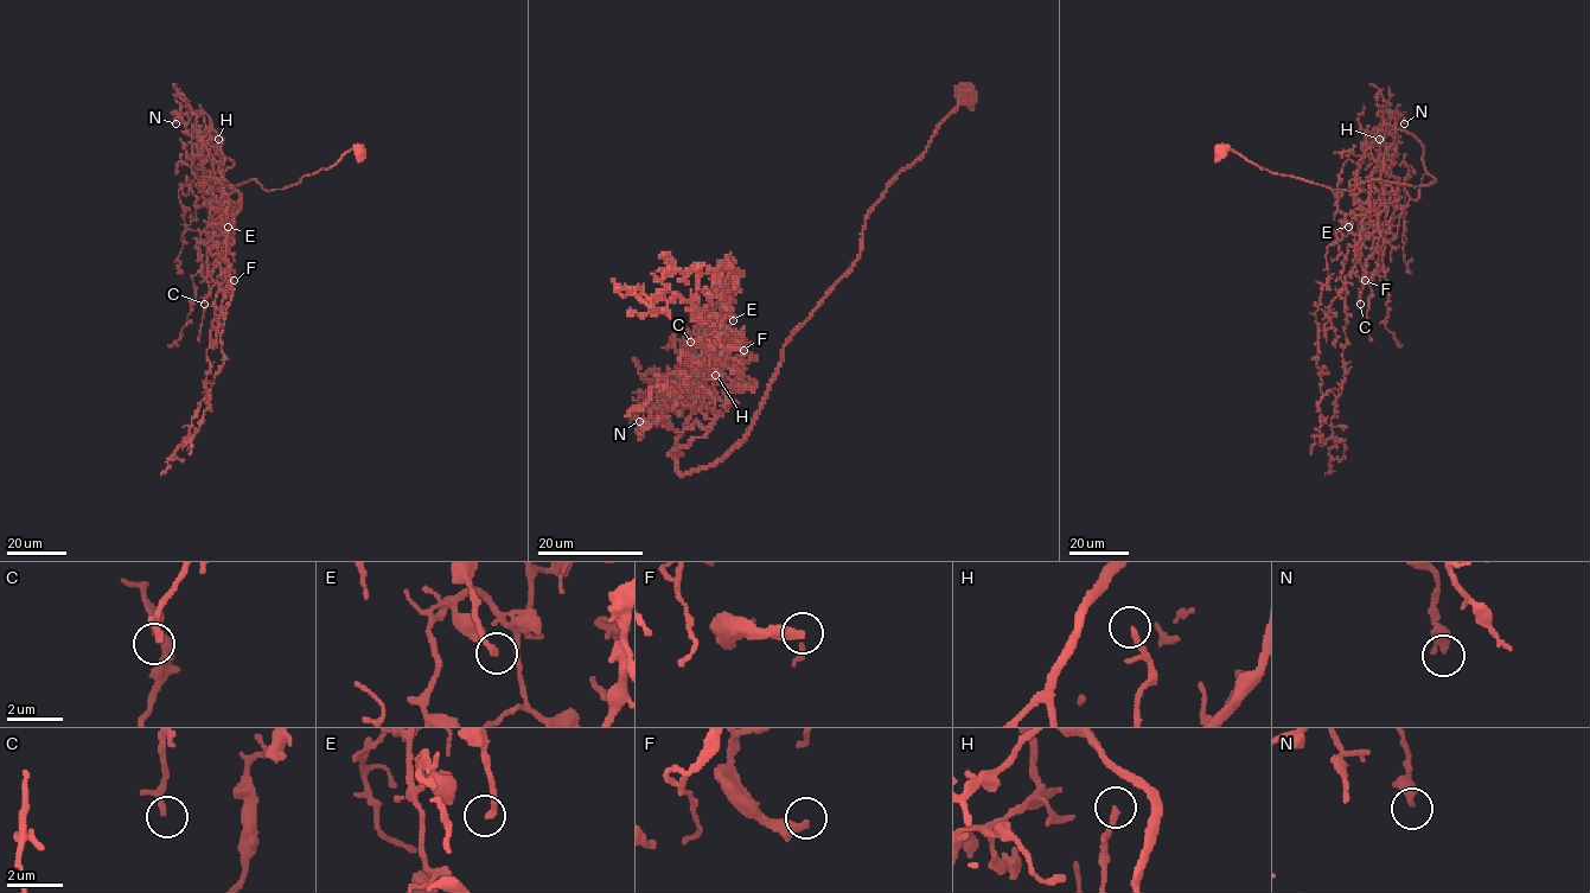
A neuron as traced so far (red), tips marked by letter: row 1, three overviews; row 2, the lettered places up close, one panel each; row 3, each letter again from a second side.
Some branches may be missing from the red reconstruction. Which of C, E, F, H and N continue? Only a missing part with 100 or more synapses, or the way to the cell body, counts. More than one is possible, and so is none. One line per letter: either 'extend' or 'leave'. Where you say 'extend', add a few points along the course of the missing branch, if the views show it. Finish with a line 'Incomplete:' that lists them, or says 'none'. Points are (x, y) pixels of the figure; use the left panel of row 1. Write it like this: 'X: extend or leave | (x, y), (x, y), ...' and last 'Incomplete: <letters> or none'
C: extend | (204, 304), (209, 320), (202, 327), (202, 365), (192, 378), (192, 407), (164, 446), (178, 447)
E: leave
F: leave
H: leave
N: leave
Incomplete: C

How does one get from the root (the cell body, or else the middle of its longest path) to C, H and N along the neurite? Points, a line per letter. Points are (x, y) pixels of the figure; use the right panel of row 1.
C: (1221, 150), (1353, 190), (1374, 179), (1434, 182), (1423, 146), (1396, 129), (1384, 155), (1385, 208), (1360, 304)
H: (1221, 150), (1336, 189), (1435, 180), (1423, 146), (1396, 129), (1379, 192), (1379, 139)
N: (1221, 150), (1332, 189), (1426, 185), (1413, 135), (1396, 129), (1389, 153), (1387, 120), (1404, 123)

